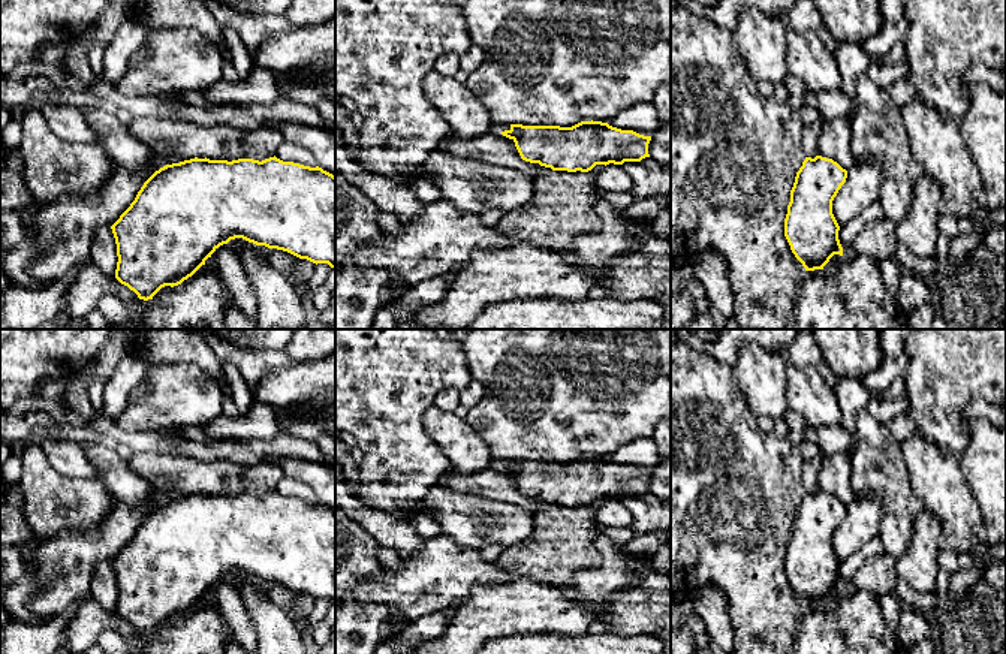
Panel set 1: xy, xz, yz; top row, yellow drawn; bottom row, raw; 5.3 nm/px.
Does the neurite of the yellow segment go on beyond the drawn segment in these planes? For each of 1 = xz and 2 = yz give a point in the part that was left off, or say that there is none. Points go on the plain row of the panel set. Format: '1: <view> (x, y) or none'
1: none
2: none

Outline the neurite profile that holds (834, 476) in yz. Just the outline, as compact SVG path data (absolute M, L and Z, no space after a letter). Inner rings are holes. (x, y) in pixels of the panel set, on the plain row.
M837 452L822 458L817 474L817 488L822 492L832 494L846 506L855 500L850 452Z

